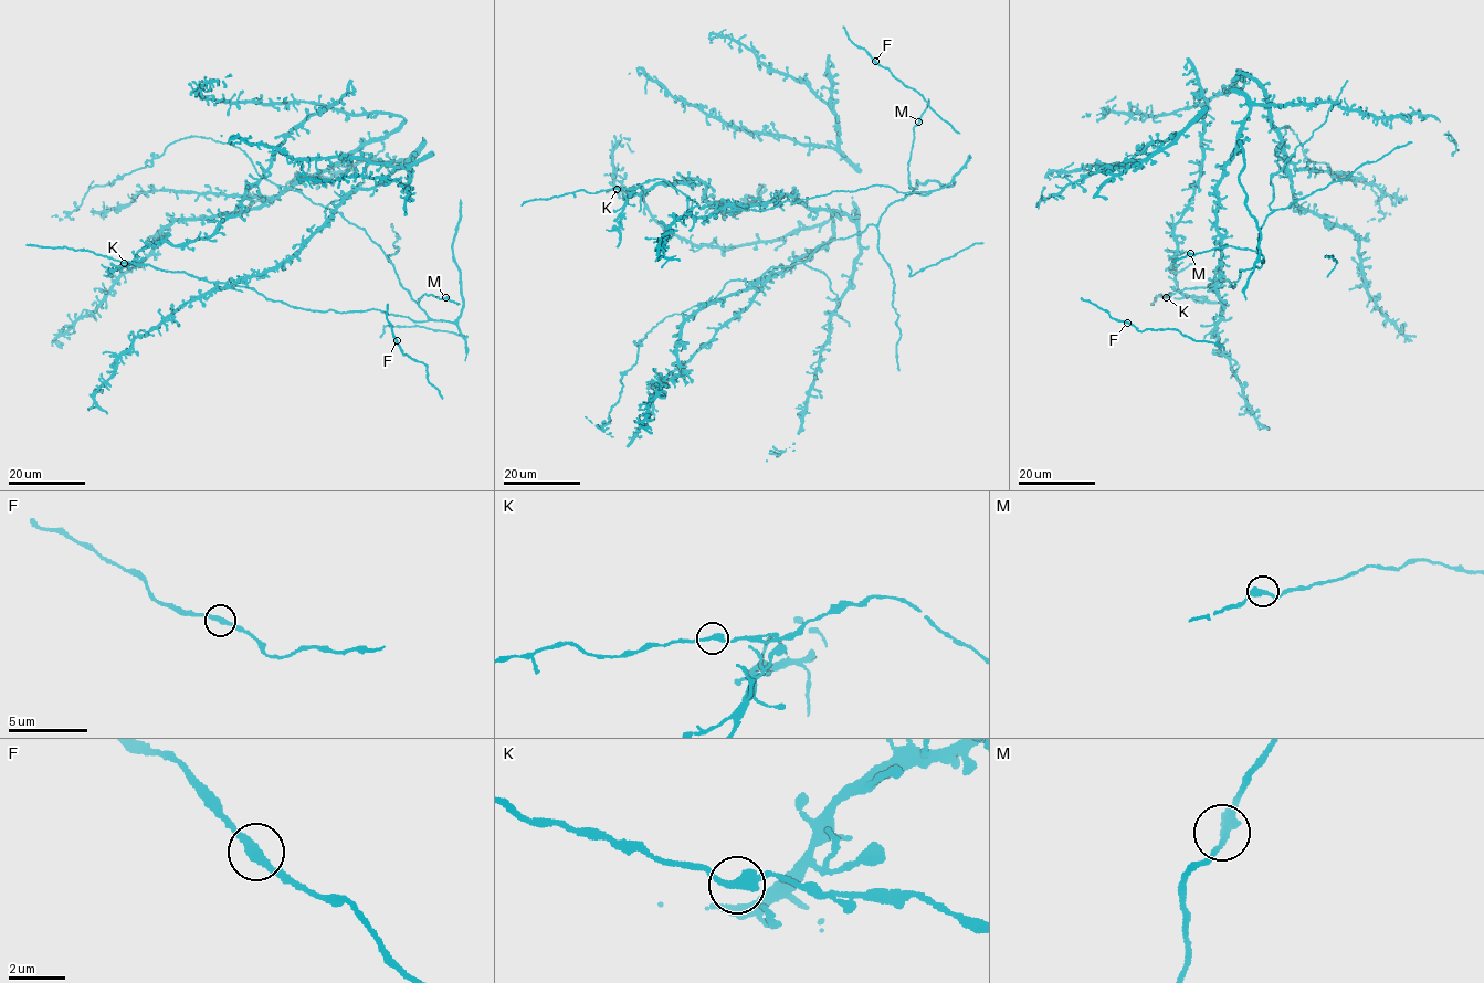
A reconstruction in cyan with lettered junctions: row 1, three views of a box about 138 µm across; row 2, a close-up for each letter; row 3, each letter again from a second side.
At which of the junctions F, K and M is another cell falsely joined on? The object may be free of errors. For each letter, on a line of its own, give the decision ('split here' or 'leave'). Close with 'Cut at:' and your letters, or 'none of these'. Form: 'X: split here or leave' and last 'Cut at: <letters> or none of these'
F: leave
K: leave
M: leave
Cut at: none of these

